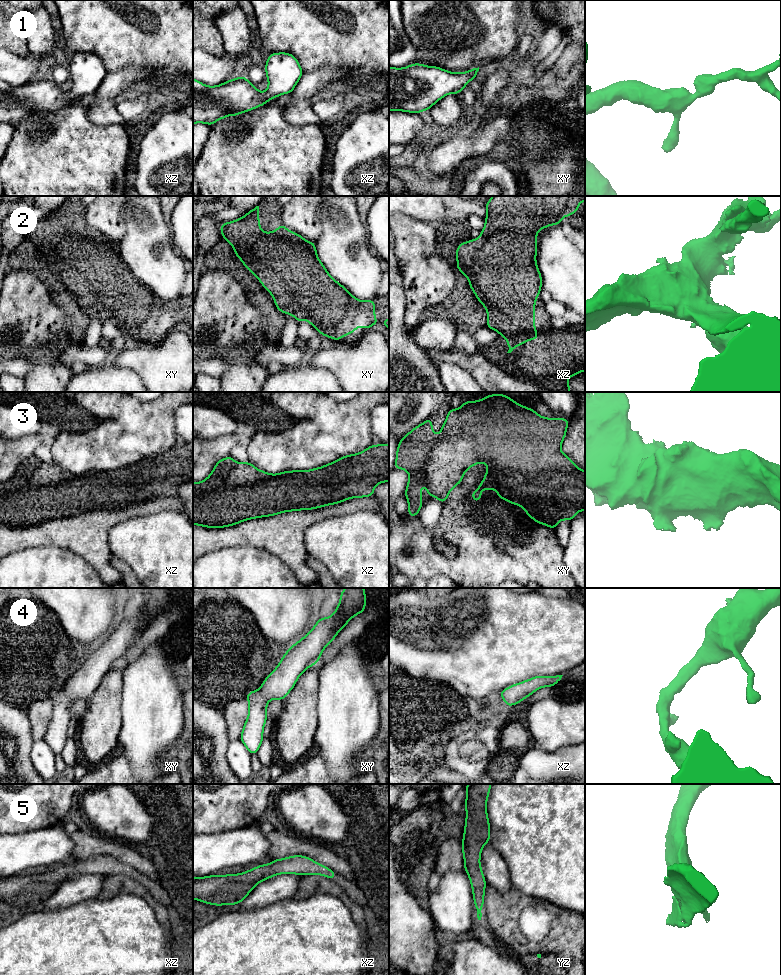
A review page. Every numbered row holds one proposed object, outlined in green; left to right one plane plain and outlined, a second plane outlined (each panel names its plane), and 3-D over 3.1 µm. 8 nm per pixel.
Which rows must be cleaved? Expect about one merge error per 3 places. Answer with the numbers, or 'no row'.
no row

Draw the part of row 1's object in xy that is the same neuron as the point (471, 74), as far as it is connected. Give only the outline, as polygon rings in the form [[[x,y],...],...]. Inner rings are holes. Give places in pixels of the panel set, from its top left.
[[[414,63],[404,68],[389,67],[389,111],[421,113],[430,110],[448,94],[459,94],[471,80],[476,80],[478,68],[455,73],[436,66]]]

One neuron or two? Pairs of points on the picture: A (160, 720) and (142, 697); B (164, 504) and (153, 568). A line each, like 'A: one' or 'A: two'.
A: one
B: two

